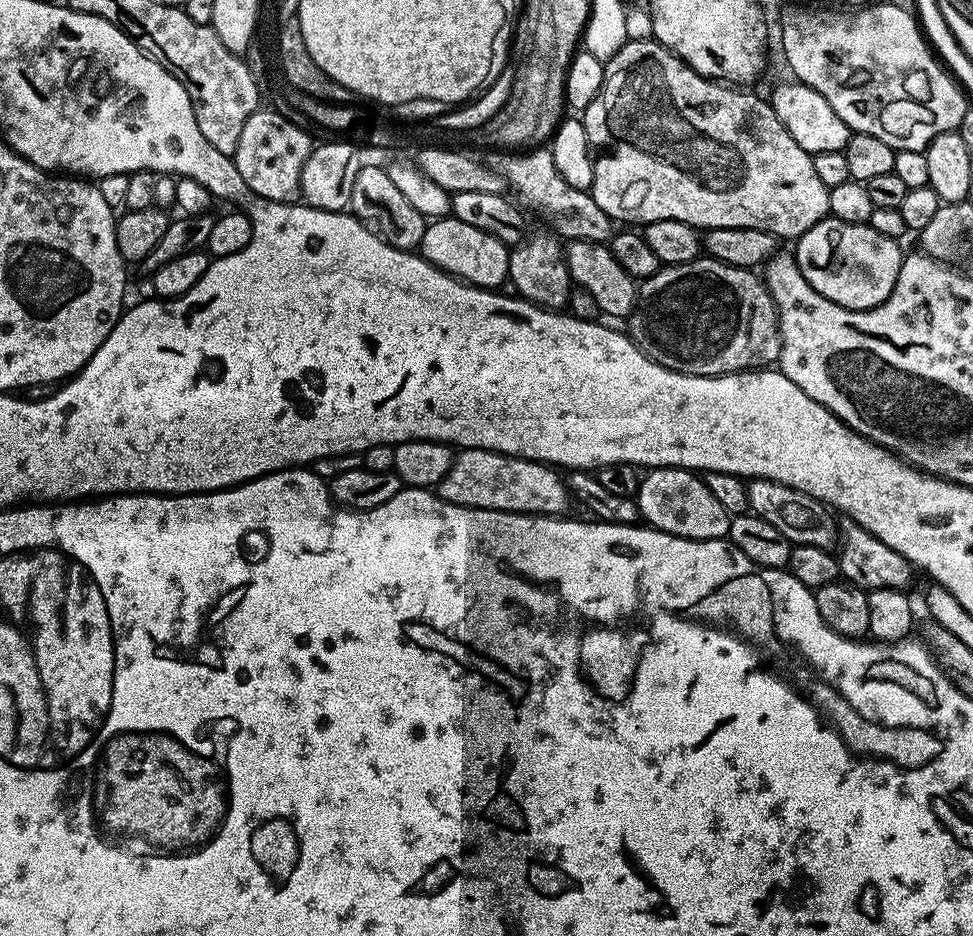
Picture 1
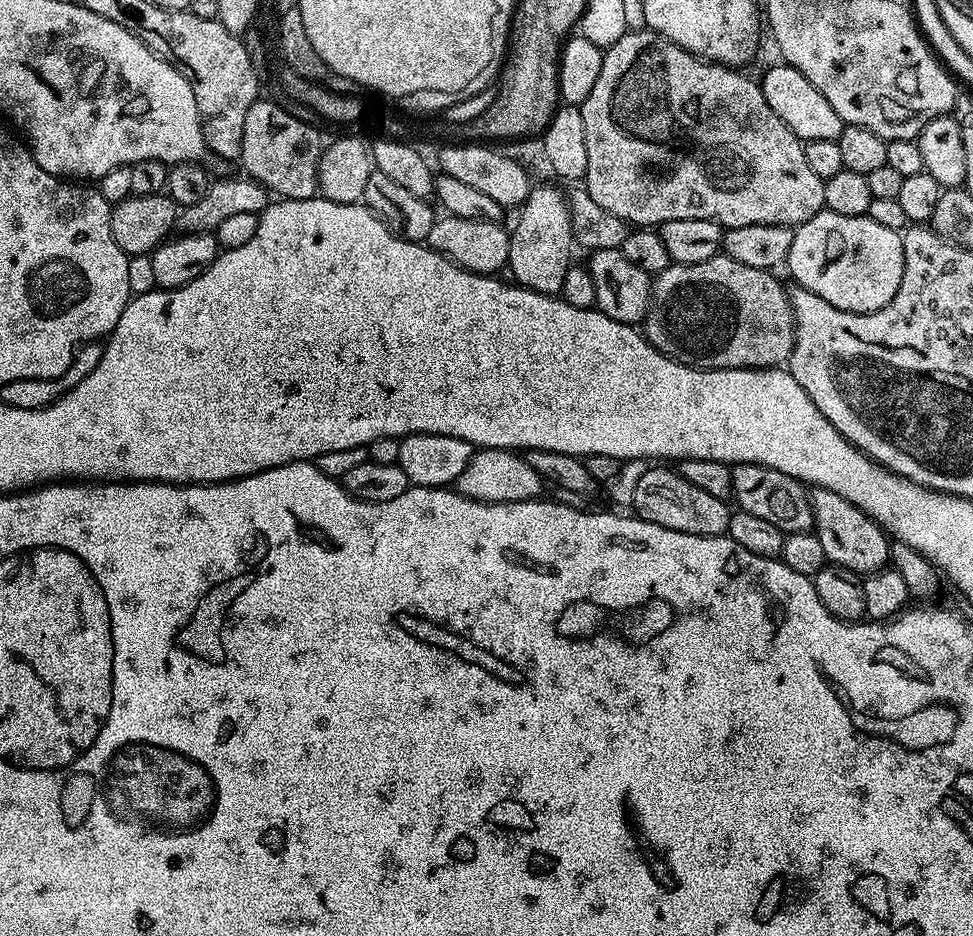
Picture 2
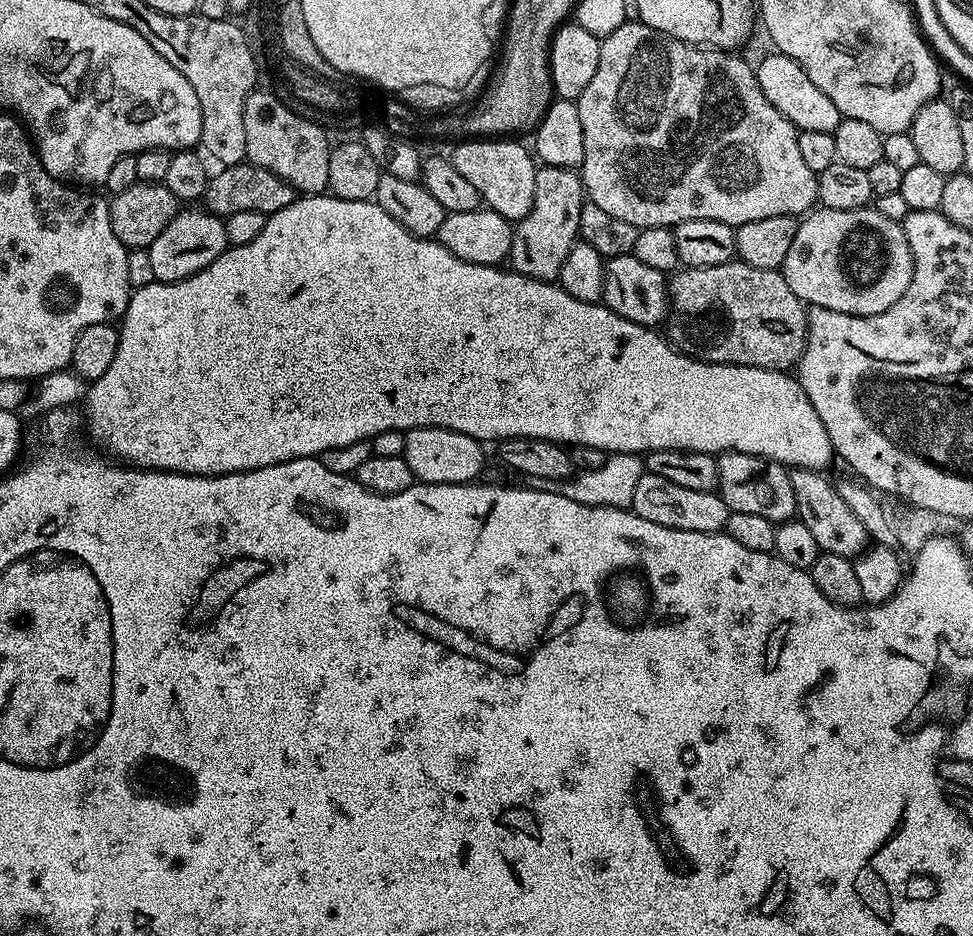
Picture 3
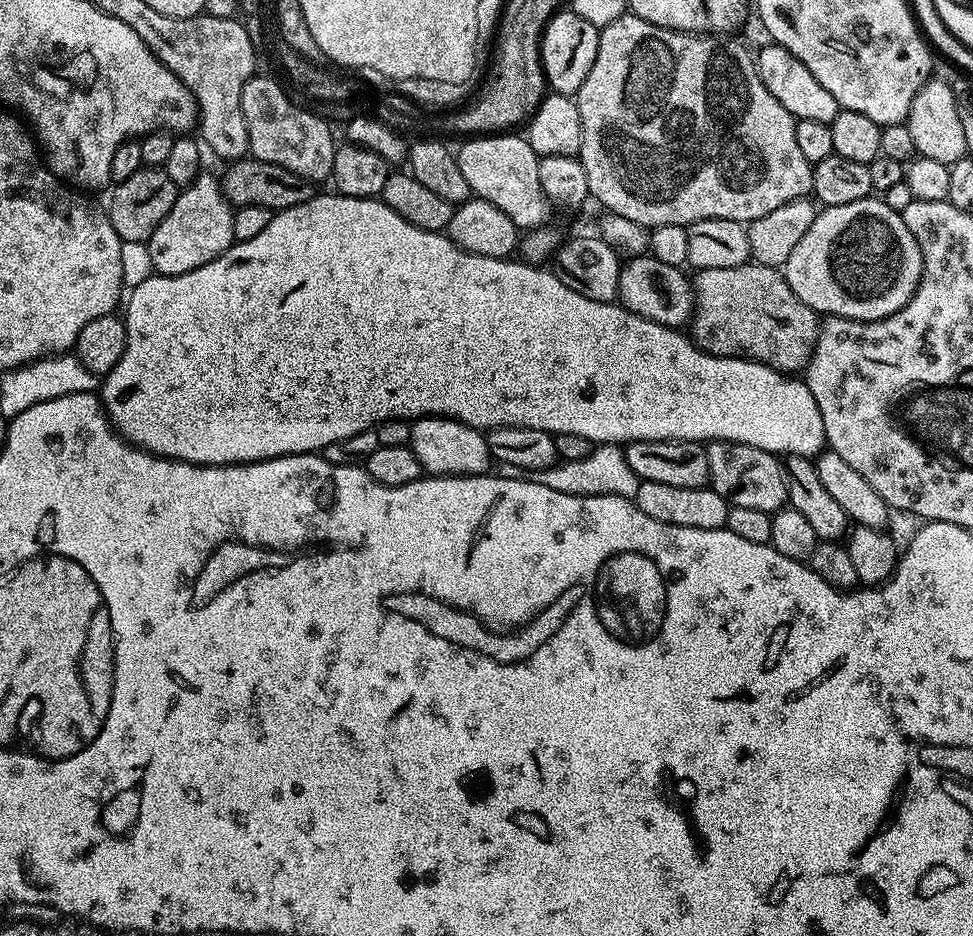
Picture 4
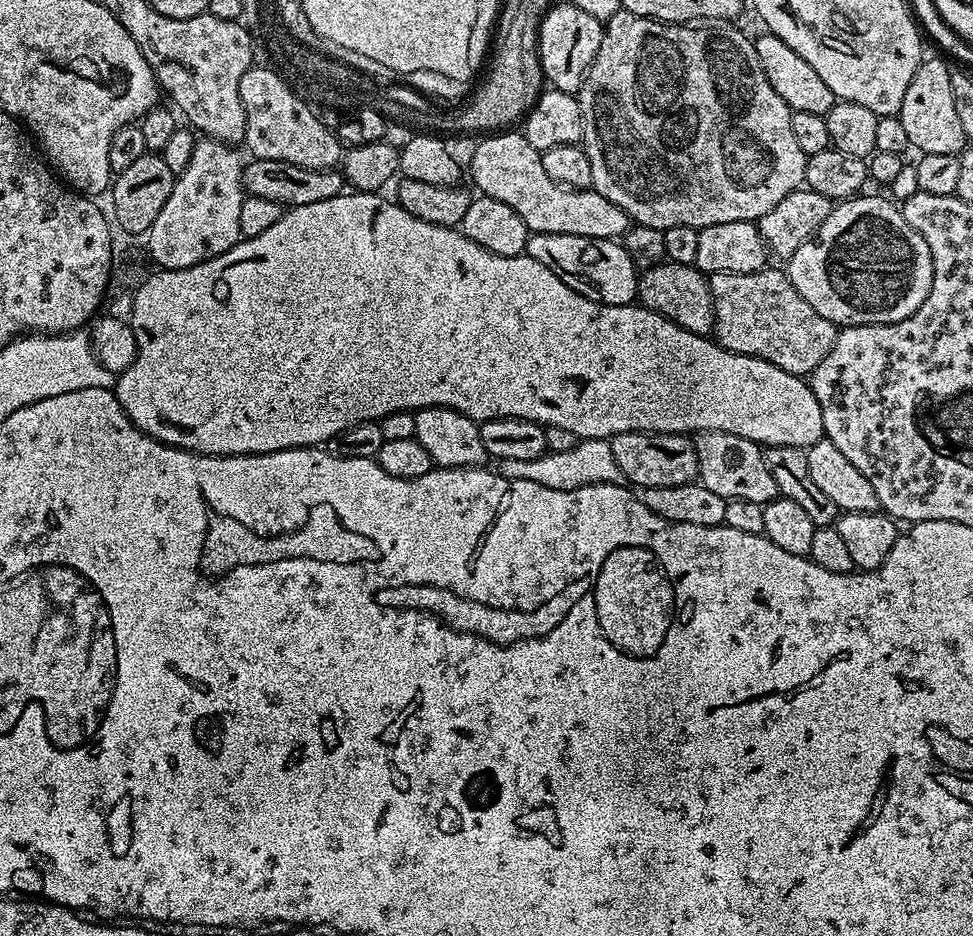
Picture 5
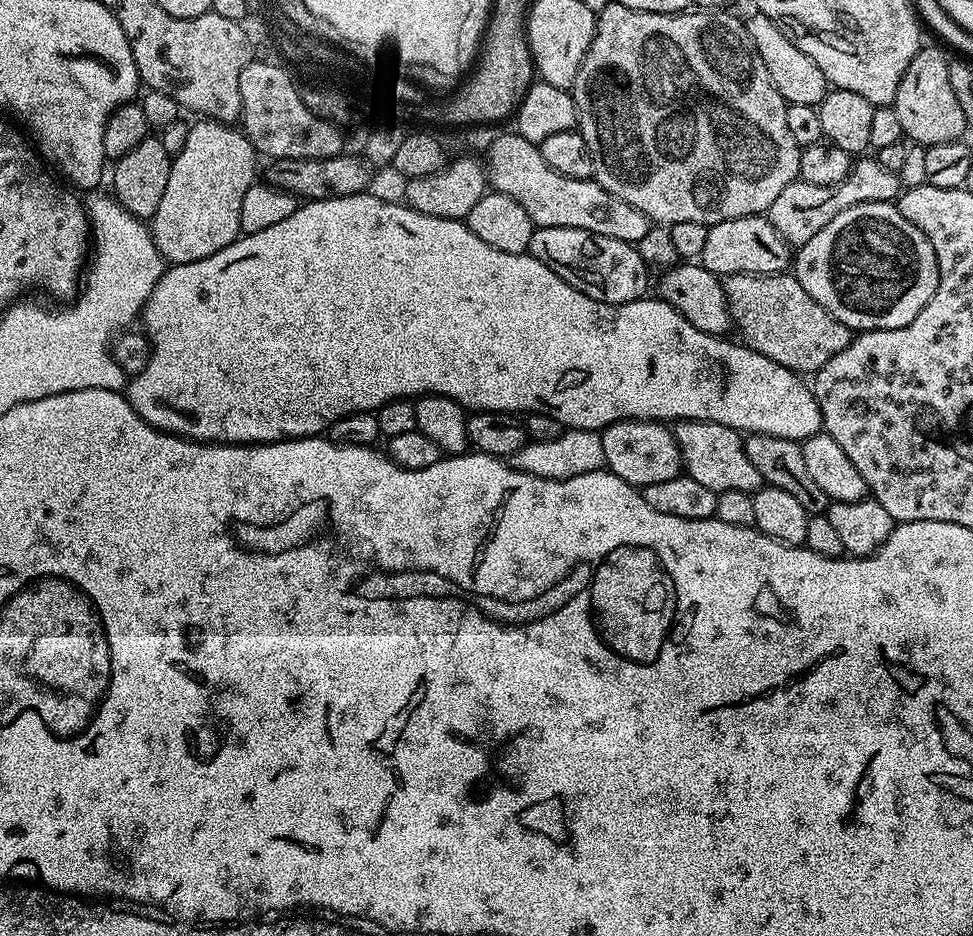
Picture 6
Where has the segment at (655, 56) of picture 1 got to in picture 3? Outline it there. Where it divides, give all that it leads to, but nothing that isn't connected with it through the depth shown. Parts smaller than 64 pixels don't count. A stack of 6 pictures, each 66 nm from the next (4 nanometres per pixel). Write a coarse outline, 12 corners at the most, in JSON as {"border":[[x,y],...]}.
{"border":[[625,22],[575,100],[638,230],[817,203],[732,50]]}

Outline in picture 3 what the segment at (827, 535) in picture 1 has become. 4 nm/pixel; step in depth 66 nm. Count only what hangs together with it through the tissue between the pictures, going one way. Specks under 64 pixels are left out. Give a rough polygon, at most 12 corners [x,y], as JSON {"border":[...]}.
{"border":[[745,452],[718,459],[729,512],[796,516],[789,469]]}

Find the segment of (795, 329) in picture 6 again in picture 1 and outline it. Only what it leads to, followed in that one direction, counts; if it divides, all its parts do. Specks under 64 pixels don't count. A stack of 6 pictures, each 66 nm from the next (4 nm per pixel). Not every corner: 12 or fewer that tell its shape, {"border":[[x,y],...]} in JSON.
{"border":[[697,258],[638,288],[632,341],[691,376],[764,370],[780,315],[751,268]]}

